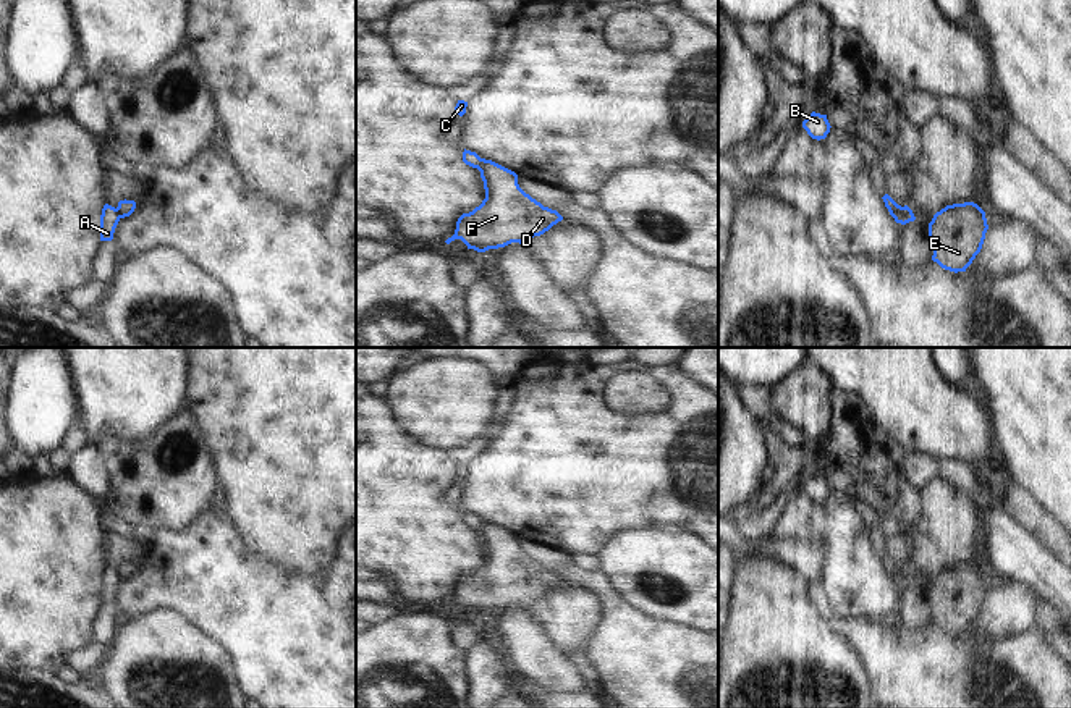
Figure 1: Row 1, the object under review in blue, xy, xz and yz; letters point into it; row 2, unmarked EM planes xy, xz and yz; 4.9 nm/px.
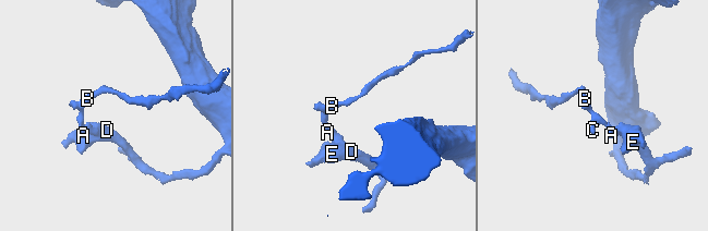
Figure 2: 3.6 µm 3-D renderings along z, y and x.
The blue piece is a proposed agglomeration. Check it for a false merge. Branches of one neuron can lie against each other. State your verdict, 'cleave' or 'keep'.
cleave

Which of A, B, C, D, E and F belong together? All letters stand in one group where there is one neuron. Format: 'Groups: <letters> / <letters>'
Groups: A B C / D E F.

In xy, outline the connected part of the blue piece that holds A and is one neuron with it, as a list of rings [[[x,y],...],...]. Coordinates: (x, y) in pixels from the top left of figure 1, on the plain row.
[[[105,566],[100,577],[100,603],[112,603],[120,584],[118,571]]]

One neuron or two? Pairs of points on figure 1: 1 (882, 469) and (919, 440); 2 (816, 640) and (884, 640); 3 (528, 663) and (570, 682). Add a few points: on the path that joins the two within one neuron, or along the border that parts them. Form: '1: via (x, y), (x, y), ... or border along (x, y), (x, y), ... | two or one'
1: border along (877, 425), (906, 453) | two
2: border along (819, 613), (850, 645), (866, 673) | two
3: via (537, 663), (560, 678) | one

